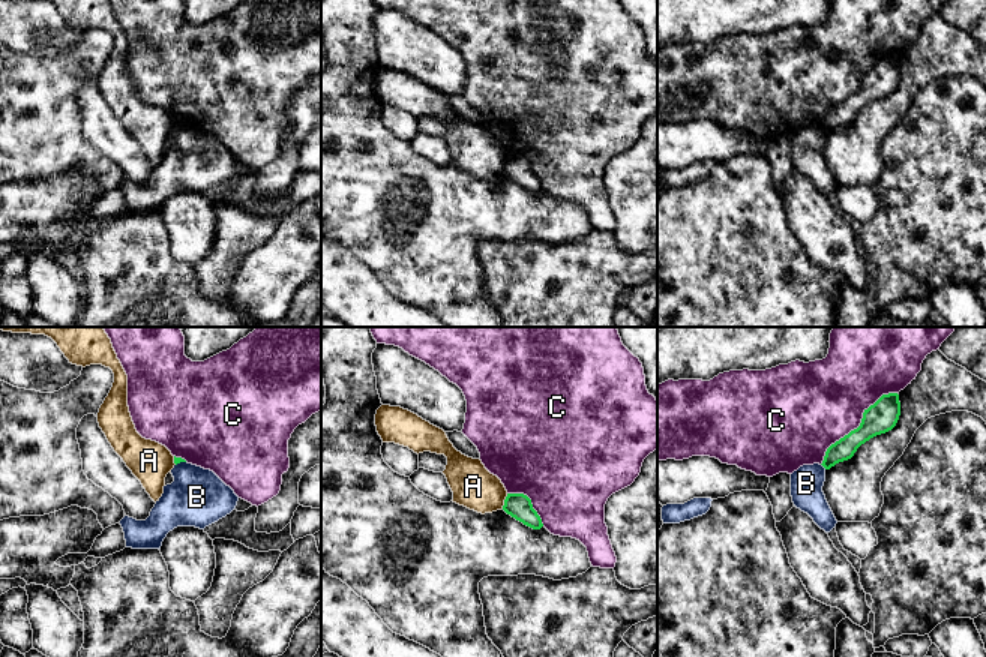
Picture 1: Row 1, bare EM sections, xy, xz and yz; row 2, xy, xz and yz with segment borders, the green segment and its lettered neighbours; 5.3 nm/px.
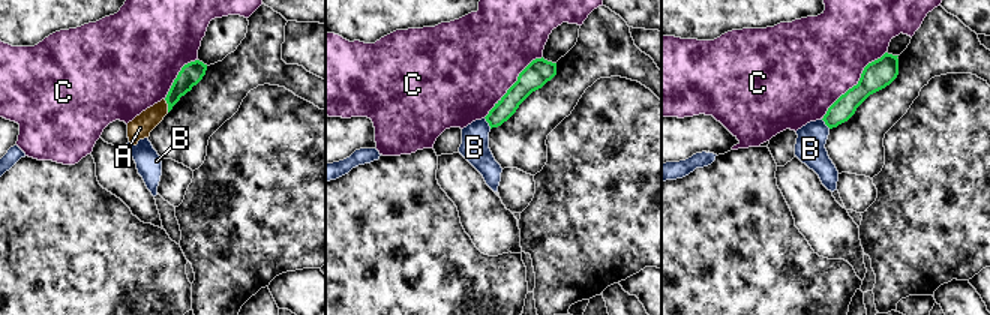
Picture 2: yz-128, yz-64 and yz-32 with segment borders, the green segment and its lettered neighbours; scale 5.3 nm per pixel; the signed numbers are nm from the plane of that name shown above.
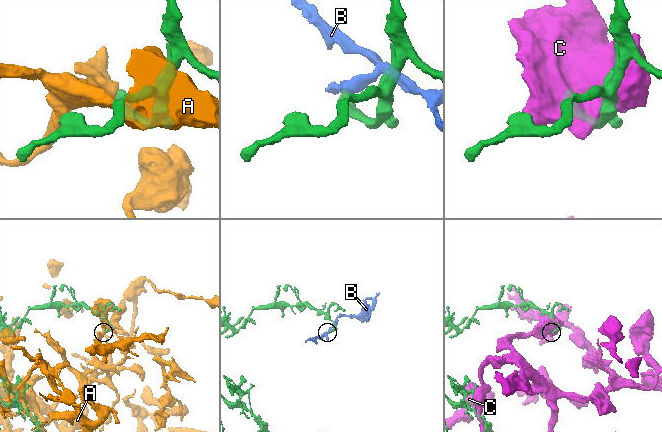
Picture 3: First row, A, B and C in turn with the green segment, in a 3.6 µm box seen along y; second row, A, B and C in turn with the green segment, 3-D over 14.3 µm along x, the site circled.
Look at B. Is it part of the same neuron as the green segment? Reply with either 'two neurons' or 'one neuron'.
two neurons

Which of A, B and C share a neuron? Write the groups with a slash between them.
A / B / C

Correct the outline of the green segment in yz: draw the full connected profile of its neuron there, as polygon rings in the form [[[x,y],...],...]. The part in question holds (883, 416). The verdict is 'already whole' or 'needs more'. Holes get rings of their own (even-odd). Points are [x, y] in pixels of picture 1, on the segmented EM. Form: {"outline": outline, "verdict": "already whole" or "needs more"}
{"outline": [[[897,393],[882,394],[873,405],[863,412],[857,429],[831,444],[824,456],[822,466],[830,470],[839,462],[854,456],[857,448],[870,438],[891,430],[900,416],[900,402]]], "verdict": "already whole"}

